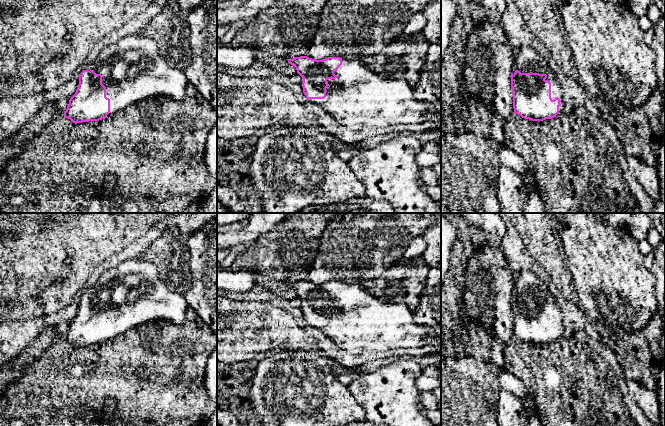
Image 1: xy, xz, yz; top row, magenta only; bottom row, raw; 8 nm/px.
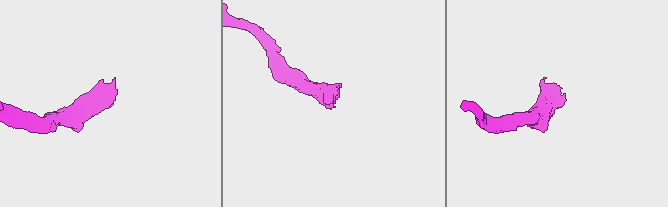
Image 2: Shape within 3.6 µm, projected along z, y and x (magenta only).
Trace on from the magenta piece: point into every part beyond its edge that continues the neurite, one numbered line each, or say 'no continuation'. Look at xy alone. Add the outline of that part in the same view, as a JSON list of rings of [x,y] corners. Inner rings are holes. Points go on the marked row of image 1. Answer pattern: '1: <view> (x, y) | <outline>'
1: xy (132, 70) | [[[139,33],[128,35],[104,48],[85,70],[102,75],[106,97],[110,99],[110,113],[107,117],[151,97],[168,97],[180,102],[185,97],[188,85],[185,72],[167,63],[156,43]]]

